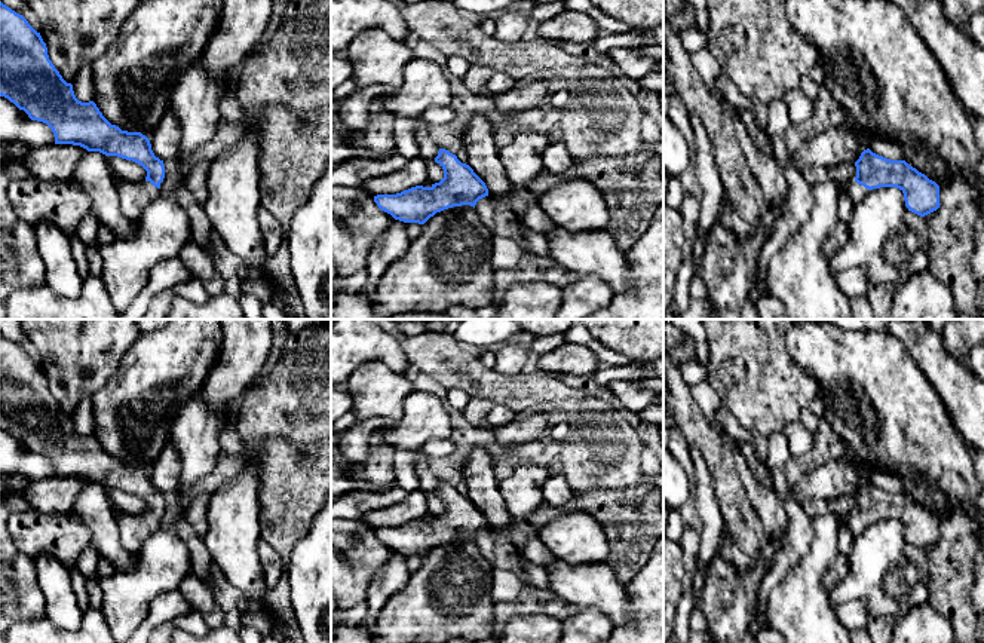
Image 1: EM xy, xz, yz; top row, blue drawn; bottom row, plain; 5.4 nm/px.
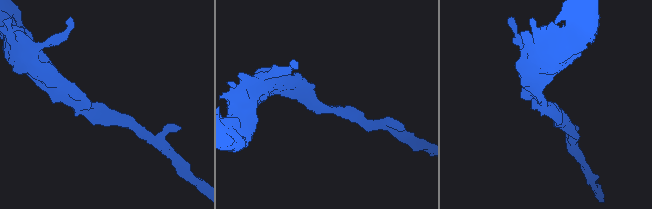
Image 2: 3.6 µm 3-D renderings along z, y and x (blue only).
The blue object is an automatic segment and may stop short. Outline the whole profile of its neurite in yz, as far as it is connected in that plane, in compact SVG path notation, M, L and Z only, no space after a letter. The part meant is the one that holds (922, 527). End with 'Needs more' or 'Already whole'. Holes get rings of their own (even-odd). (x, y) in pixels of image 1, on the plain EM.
M864 483L855 495L856 509L847 520L853 536L873 521L896 520L904 526L908 544L925 549L939 541L939 518L905 493L890 493Z. Needs more

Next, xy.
M0 334L0 429L7 431L31 453L46 456L55 477L73 477L88 484L140 496L147 509L135 517L110 505L125 549L135 552L160 529L163 493L154 489L141 465L111 457L94 434L76 431L47 388L46 376L28 353Z. Needs more

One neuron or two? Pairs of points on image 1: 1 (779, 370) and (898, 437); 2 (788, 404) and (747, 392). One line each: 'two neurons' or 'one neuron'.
1: two neurons
2: one neuron

